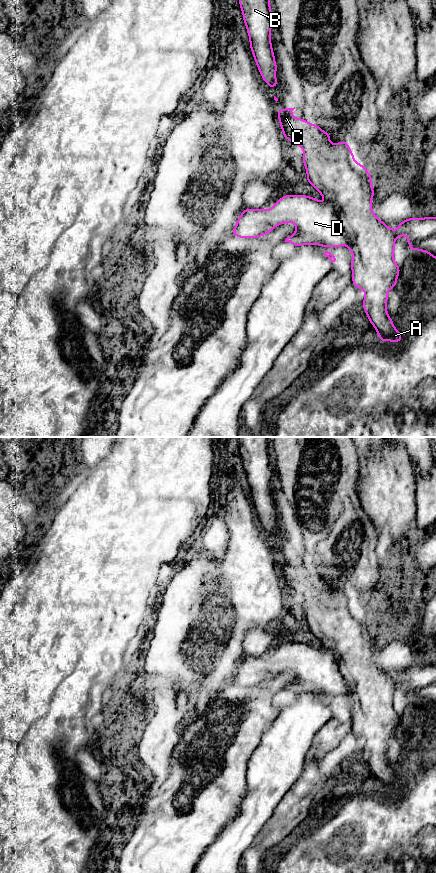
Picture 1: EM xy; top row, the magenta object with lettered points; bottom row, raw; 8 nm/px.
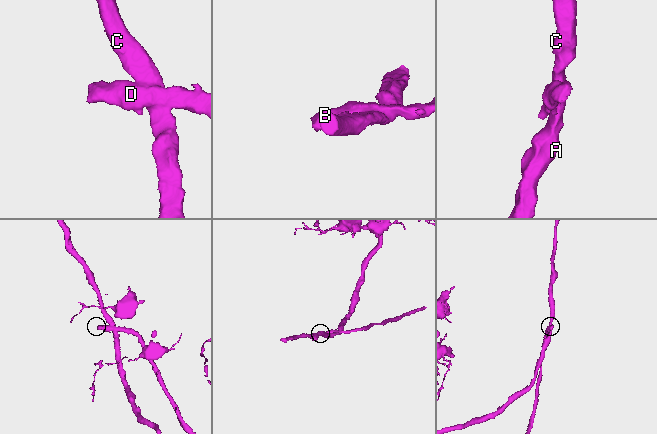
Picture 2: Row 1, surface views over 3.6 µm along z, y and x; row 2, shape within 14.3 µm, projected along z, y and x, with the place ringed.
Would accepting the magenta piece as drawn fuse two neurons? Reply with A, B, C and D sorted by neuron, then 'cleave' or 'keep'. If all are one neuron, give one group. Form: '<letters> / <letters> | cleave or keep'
A B C / D | cleave

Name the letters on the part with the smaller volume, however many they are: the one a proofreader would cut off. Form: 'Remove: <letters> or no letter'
Remove: D

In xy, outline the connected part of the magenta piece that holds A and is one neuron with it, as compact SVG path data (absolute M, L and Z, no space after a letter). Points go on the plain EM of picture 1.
M294 556L277 557L278 568L285 587L303 597L303 612L306 628L319 639L325 649L331 651L339 664L348 687L347 695L352 701L352 732L365 740L362 750L367 766L375 776L381 790L399 791L401 781L393 772L387 760L387 741L396 735L400 716L394 709L395 682L372 658L374 637L368 617L357 611L348 591L343 588L332 592L330 582L318 572L311 572L303 566L292 563Z

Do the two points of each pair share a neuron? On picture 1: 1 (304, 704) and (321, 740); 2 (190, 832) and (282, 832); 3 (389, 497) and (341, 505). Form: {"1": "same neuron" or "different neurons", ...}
{"1": "different neurons", "2": "different neurons", "3": "different neurons"}

